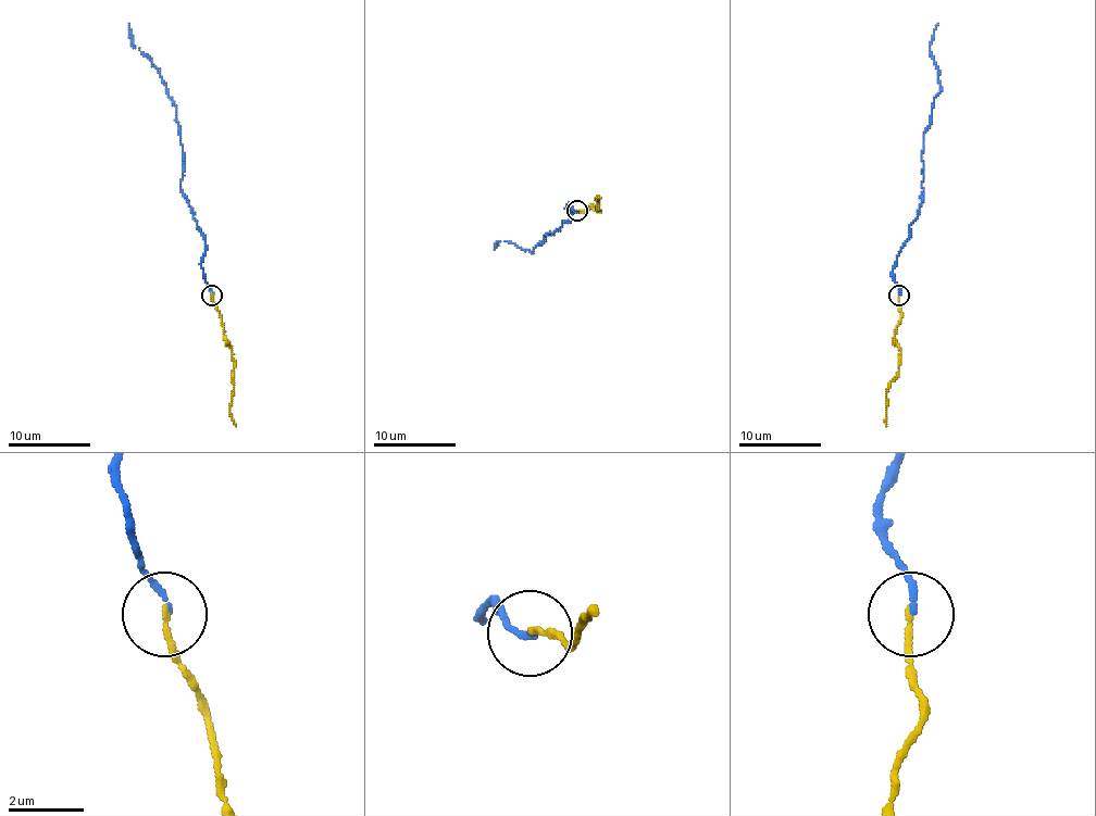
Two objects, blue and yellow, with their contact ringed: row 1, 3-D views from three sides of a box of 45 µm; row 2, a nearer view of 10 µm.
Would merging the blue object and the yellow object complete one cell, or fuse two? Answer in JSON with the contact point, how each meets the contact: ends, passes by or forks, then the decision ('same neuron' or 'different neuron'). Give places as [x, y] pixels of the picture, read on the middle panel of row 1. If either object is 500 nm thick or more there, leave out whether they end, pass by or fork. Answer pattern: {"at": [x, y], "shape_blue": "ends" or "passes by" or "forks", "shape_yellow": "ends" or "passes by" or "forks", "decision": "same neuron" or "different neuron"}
{"at": [576, 211], "shape_blue": "ends", "shape_yellow": "ends", "decision": "same neuron"}

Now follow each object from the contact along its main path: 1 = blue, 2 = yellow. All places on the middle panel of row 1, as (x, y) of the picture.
1: (578, 210), (568, 204), (570, 218), (548, 233), (531, 251), (500, 241), (494, 249)
2: (576, 210), (586, 212), (590, 205), (597, 212), (595, 198), (601, 198)

